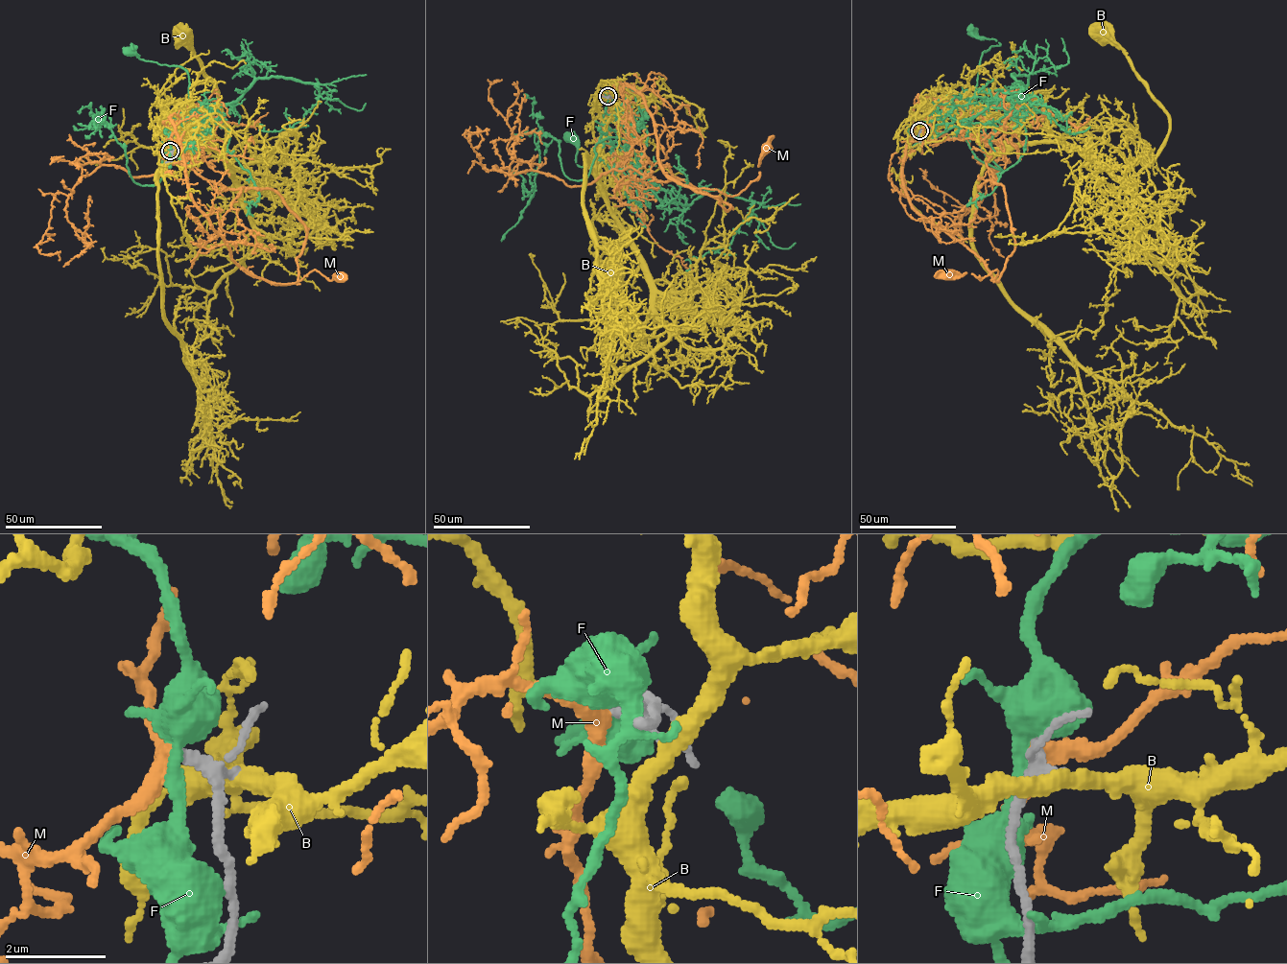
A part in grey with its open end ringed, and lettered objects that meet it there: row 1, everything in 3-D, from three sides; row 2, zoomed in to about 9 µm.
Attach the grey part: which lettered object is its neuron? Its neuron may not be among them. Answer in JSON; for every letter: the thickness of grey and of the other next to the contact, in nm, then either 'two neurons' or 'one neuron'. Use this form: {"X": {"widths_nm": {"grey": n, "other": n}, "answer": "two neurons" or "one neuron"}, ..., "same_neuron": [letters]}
{"B": {"widths_nm": {"grey": 170, "other": 360}, "answer": "two neurons"}, "F": {"widths_nm": {"grey": 160, "other": 400}, "answer": "two neurons"}, "M": {"widths_nm": {"grey": 160, "other": 340}, "answer": "two neurons"}, "same_neuron": []}

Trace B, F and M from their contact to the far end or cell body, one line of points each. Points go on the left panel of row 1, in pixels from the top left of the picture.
B: (172, 152), (173, 141), (165, 153), (207, 147), (222, 156), (230, 175), (217, 88), (177, 36), (181, 34)
F: (170, 151), (166, 131), (174, 135), (165, 154), (209, 110), (191, 108), (183, 68), (129, 51)
M: (170, 151), (171, 136), (180, 144), (191, 199), (240, 267), (282, 284), (316, 270), (328, 279), (341, 277)

